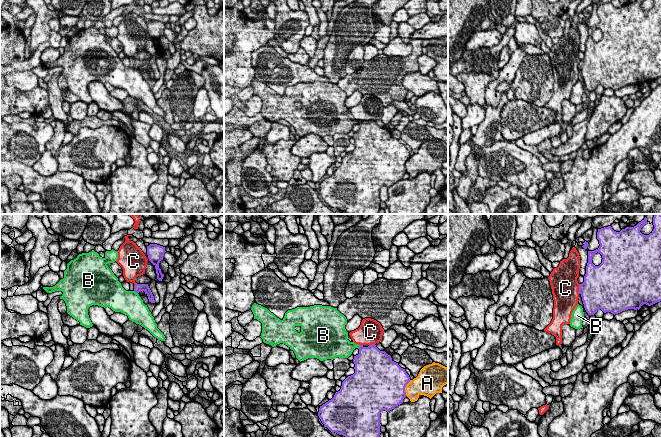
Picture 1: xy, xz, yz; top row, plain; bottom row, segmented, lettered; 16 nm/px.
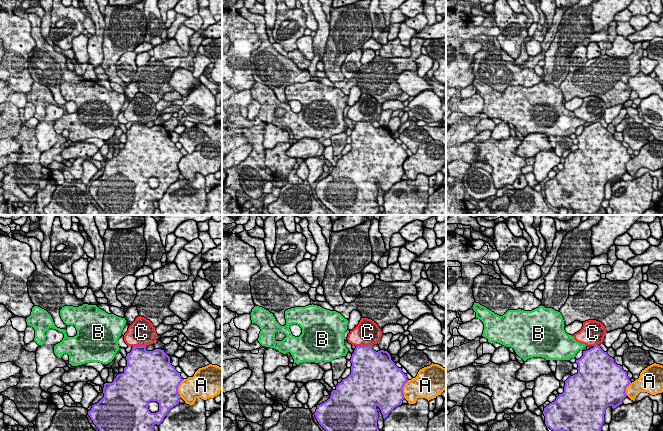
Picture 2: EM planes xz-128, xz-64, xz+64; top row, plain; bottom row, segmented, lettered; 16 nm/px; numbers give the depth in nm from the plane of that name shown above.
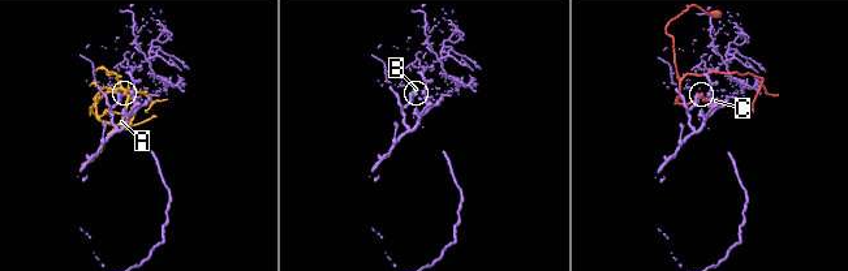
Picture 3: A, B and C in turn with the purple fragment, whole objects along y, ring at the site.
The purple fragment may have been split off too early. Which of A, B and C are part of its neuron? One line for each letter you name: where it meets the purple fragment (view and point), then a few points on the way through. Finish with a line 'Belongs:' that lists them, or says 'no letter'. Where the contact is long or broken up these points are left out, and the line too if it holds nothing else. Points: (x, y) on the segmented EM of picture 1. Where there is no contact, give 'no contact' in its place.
Belongs: no letter

